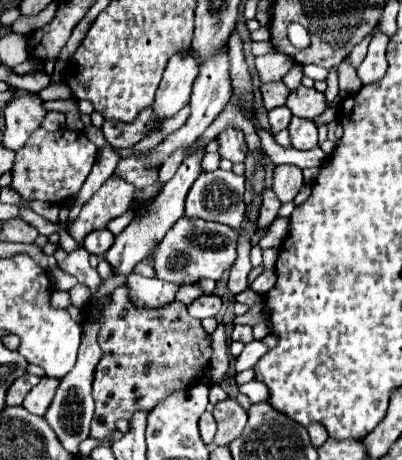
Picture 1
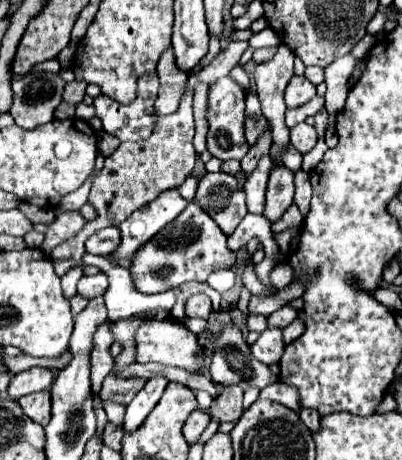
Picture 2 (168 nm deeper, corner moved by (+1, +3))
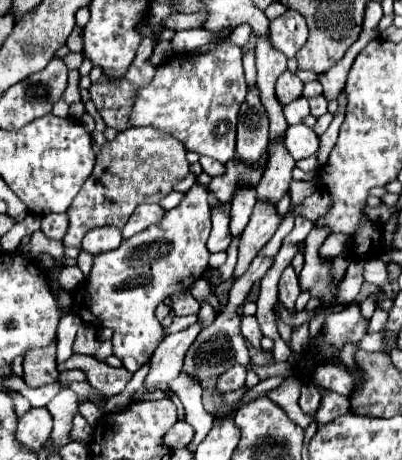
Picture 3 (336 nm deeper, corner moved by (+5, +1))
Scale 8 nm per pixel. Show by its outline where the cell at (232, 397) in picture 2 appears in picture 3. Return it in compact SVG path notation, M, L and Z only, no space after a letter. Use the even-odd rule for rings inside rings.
M235 365L229 371L225 371L223 375L219 375L217 389L221 393L233 391L233 389L241 389L245 385L245 377L247 377L247 369L243 365Z

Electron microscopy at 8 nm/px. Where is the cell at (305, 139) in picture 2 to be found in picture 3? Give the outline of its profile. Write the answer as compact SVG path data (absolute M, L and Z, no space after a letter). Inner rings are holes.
M291 125L285 133L285 147L291 153L291 157L299 161L299 159L305 159L317 153L319 139L313 129L305 125Z

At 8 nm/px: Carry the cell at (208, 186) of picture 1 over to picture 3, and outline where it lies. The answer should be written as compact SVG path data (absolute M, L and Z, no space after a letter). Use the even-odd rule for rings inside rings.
M215 207L213 209L213 229L207 241L207 249L211 253L219 253L219 251L227 251L229 243L231 243L231 233L229 233L229 215L223 211L223 207Z

